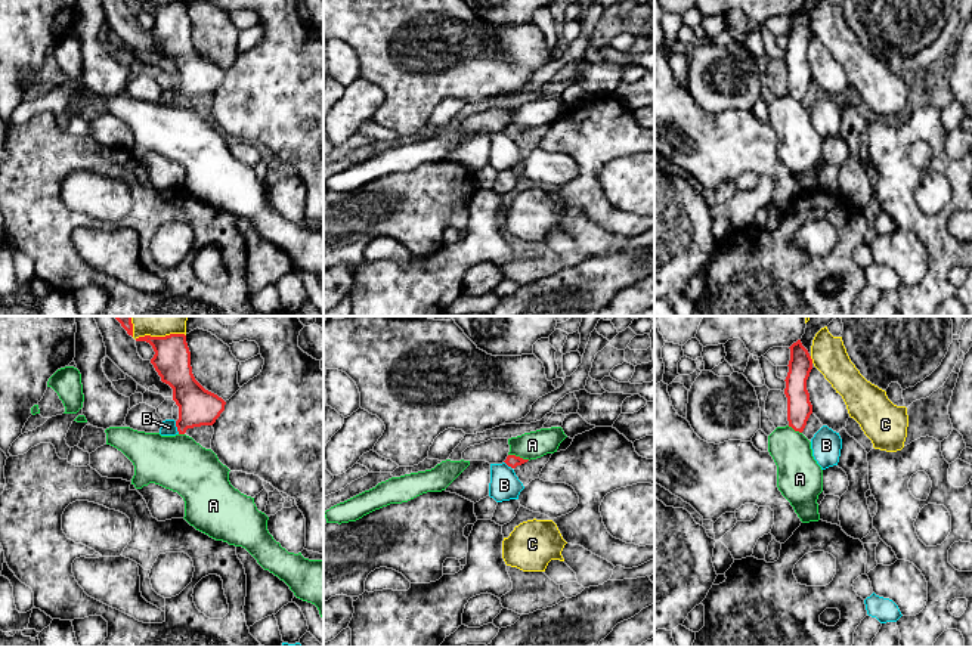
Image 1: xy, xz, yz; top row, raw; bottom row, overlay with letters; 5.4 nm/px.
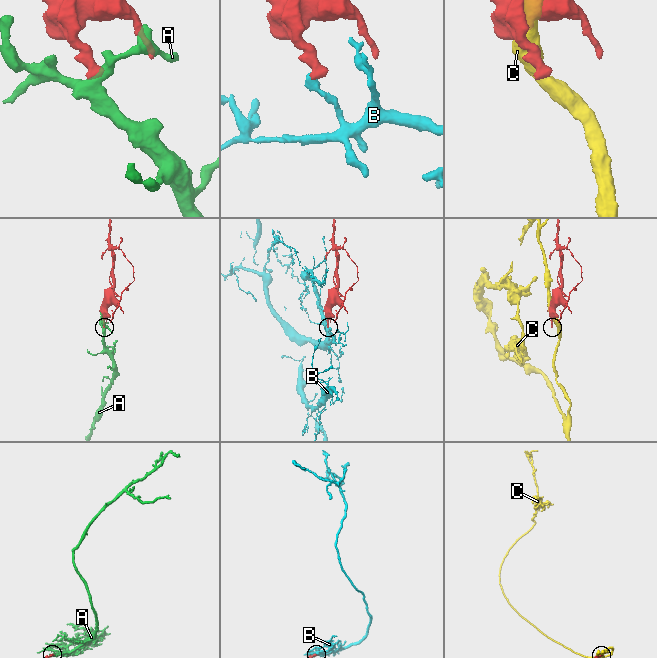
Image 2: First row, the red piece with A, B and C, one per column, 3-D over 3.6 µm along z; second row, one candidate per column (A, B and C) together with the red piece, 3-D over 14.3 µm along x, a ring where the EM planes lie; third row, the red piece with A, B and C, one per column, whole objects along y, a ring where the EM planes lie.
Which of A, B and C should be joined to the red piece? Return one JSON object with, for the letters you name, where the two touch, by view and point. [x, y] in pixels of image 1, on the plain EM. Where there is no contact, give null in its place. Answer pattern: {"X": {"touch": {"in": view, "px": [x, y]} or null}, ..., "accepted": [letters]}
{"accepted": []}

